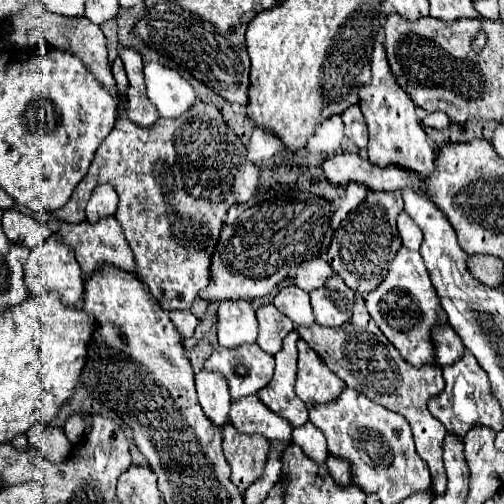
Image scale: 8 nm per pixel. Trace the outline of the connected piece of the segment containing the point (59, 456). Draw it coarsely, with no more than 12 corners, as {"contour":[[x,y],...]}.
{"contour":[[34,424],[30,444],[48,462],[60,464],[70,442],[60,426]]}

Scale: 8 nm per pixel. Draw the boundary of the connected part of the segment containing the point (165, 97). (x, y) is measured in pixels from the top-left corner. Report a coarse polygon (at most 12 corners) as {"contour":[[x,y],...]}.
{"contour":[[148,62],[148,98],[162,118],[178,118],[196,100],[177,69]]}

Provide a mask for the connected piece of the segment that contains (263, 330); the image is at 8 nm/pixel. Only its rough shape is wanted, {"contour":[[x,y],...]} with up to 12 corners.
{"contour":[[272,304],[256,310],[258,346],[276,354],[292,320]]}

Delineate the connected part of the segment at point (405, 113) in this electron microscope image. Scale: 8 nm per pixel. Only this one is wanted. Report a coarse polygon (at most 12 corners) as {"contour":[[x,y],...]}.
{"contour":[[384,44],[360,88],[368,158],[434,170],[412,98],[396,84]]}

